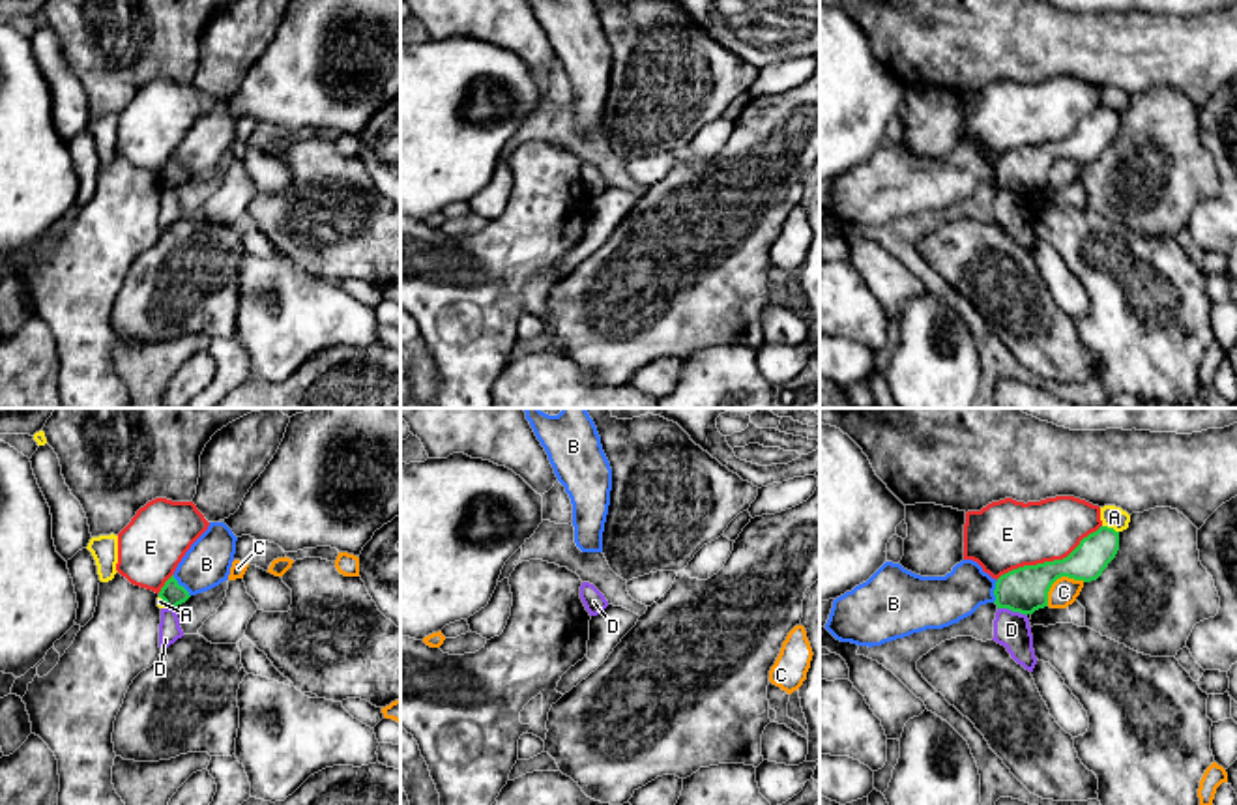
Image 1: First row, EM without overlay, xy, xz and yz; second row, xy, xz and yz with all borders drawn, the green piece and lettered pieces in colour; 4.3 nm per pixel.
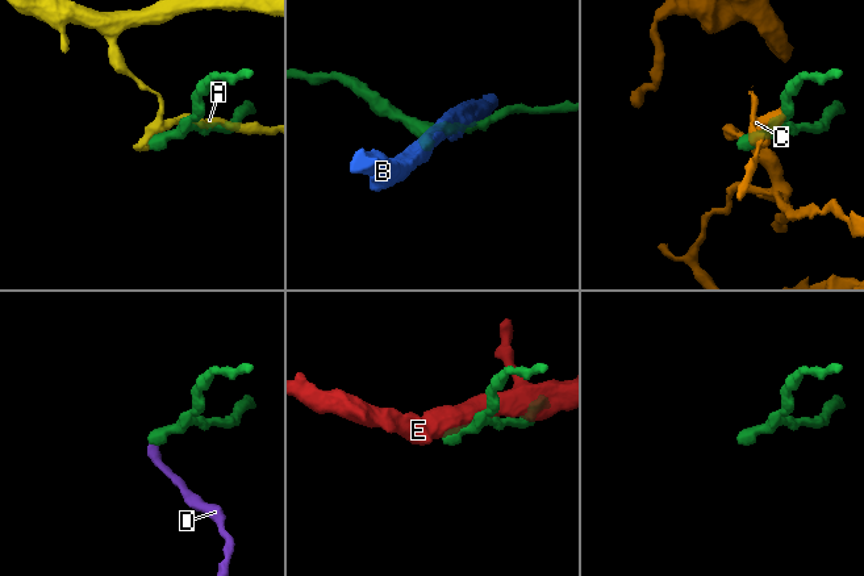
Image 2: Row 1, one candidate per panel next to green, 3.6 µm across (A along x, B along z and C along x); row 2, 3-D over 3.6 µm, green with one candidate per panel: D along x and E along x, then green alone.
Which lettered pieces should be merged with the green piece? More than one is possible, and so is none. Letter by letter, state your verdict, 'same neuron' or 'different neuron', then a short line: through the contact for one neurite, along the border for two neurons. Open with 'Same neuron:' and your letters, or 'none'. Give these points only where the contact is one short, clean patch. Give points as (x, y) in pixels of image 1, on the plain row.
Same neuron: none
A: different neuron
B: different neuron
C: different neuron
D: different neuron; line yz (998, 188), (1007, 188), (1026, 197)
E: different neuron

